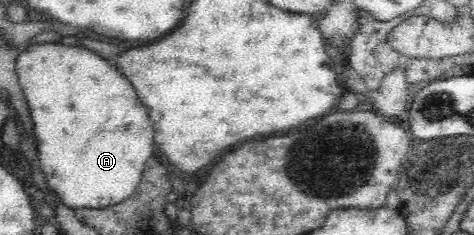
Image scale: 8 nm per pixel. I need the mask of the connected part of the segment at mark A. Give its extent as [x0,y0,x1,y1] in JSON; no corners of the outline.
[16,44,153,211]

